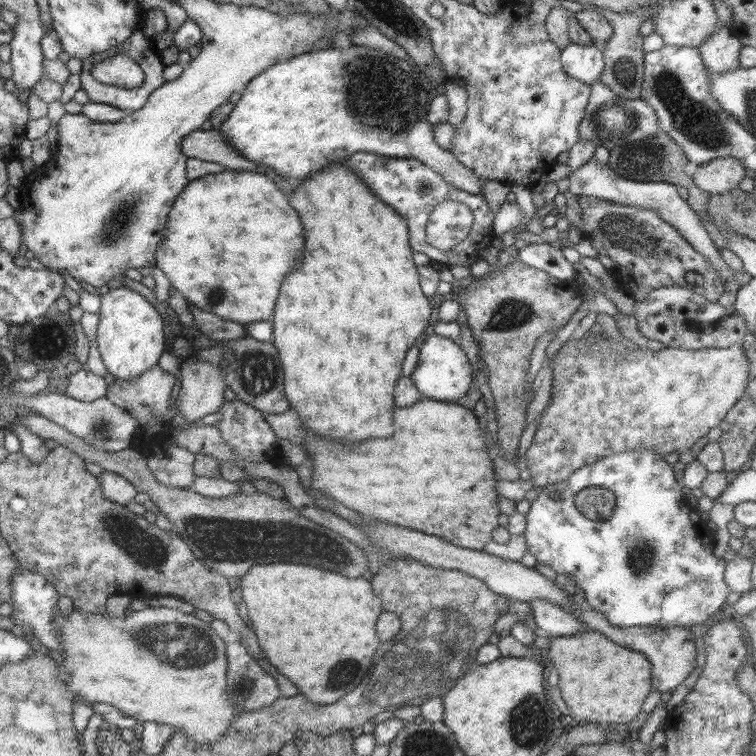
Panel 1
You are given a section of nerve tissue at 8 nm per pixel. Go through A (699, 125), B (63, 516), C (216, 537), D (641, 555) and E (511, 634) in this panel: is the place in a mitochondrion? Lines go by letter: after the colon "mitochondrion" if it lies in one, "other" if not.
A: mitochondrion
B: other
C: mitochondrion
D: mitochondrion
E: other

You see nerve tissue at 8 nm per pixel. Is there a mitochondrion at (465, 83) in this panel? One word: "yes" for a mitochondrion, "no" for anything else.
no

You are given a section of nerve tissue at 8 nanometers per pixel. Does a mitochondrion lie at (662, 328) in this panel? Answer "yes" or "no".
no

